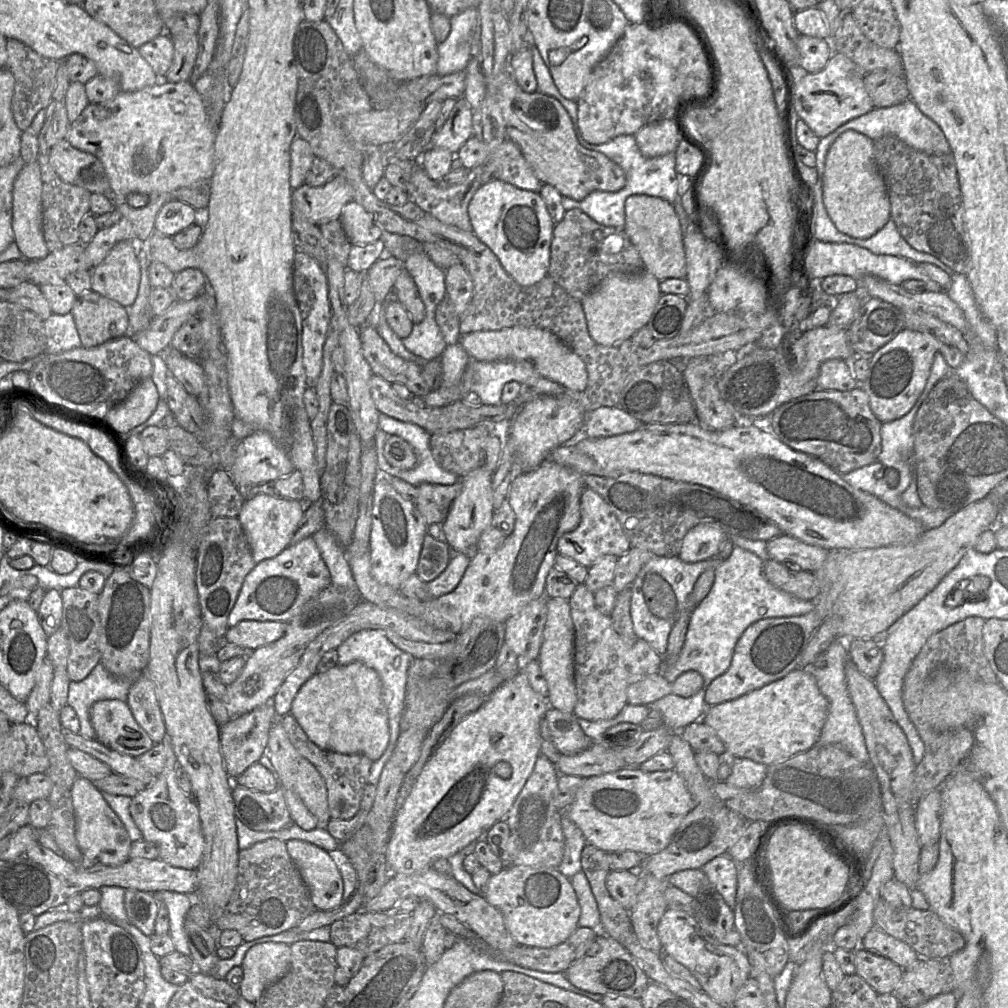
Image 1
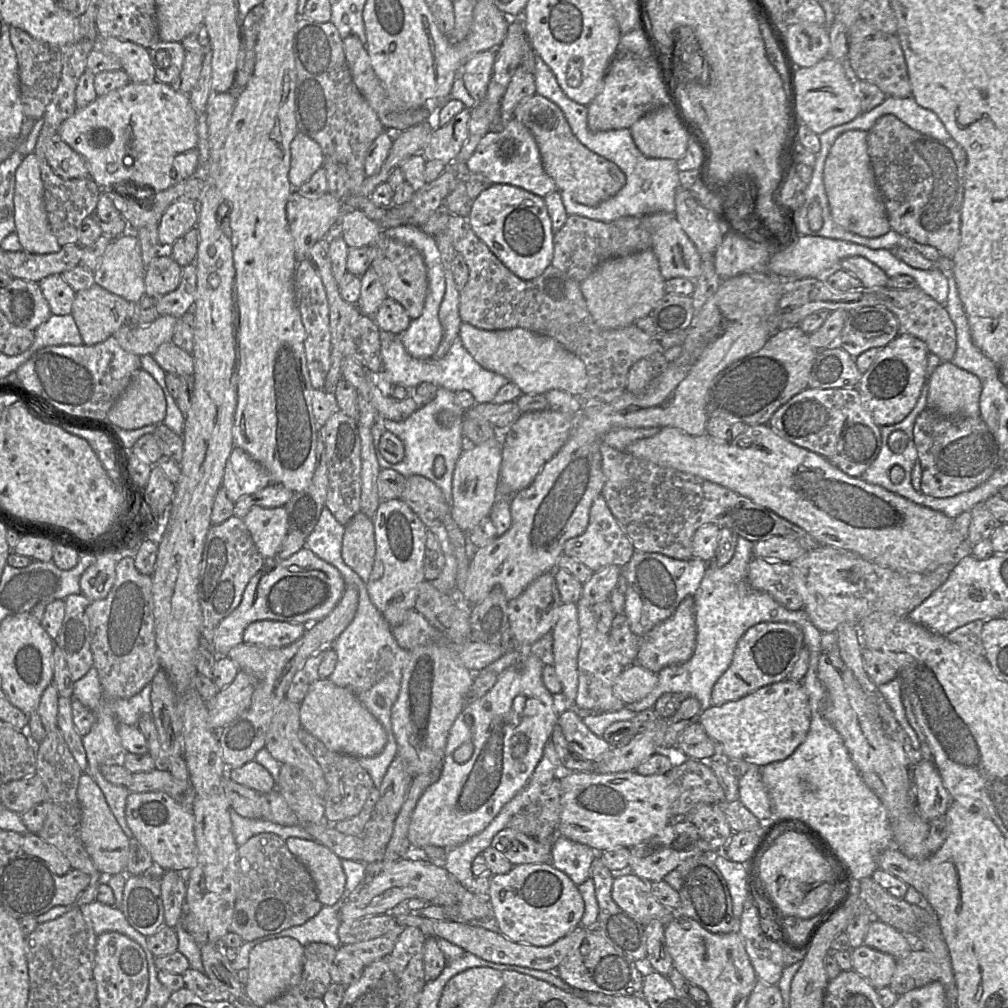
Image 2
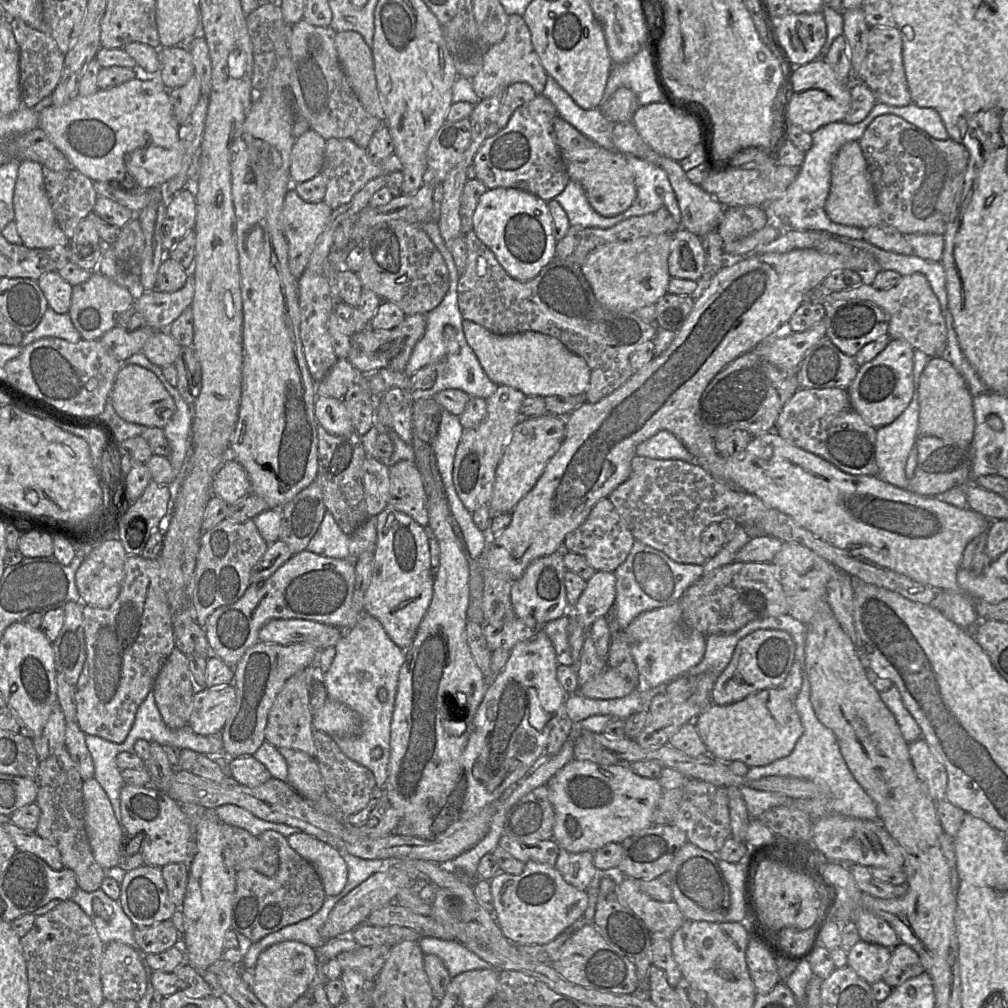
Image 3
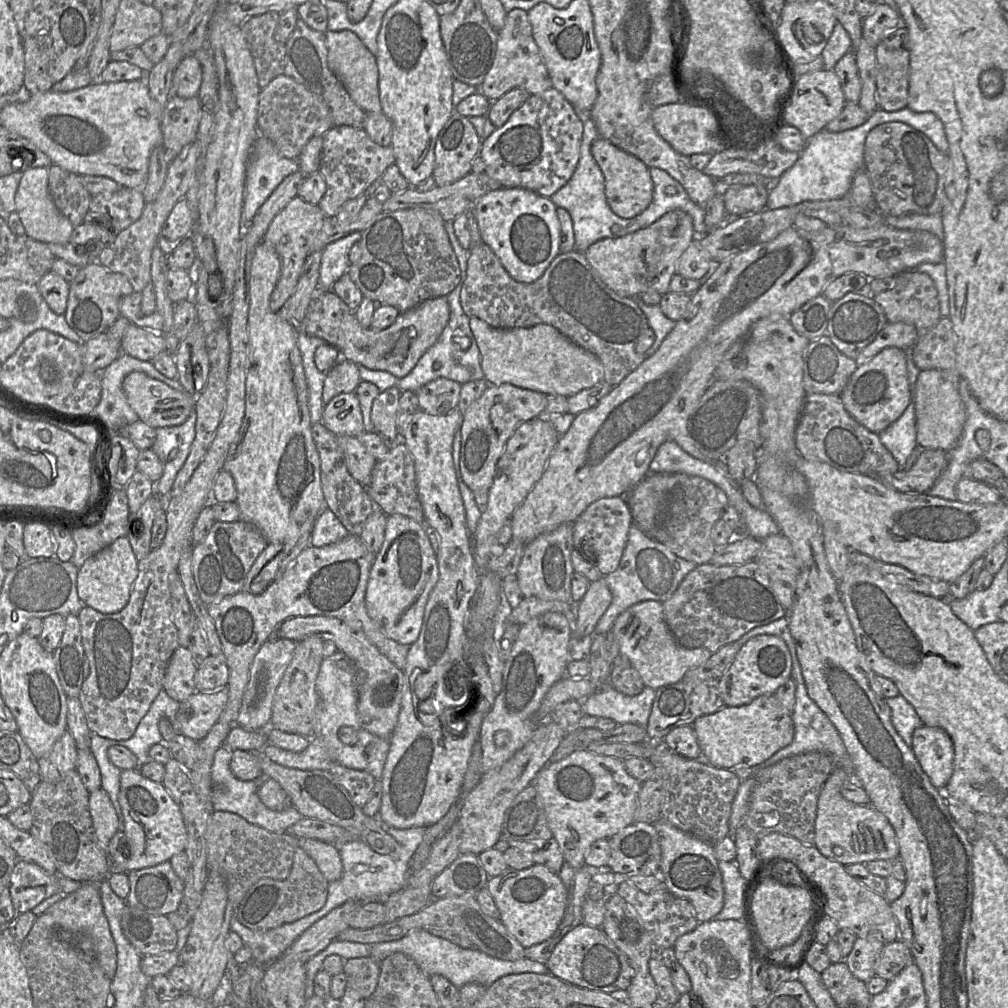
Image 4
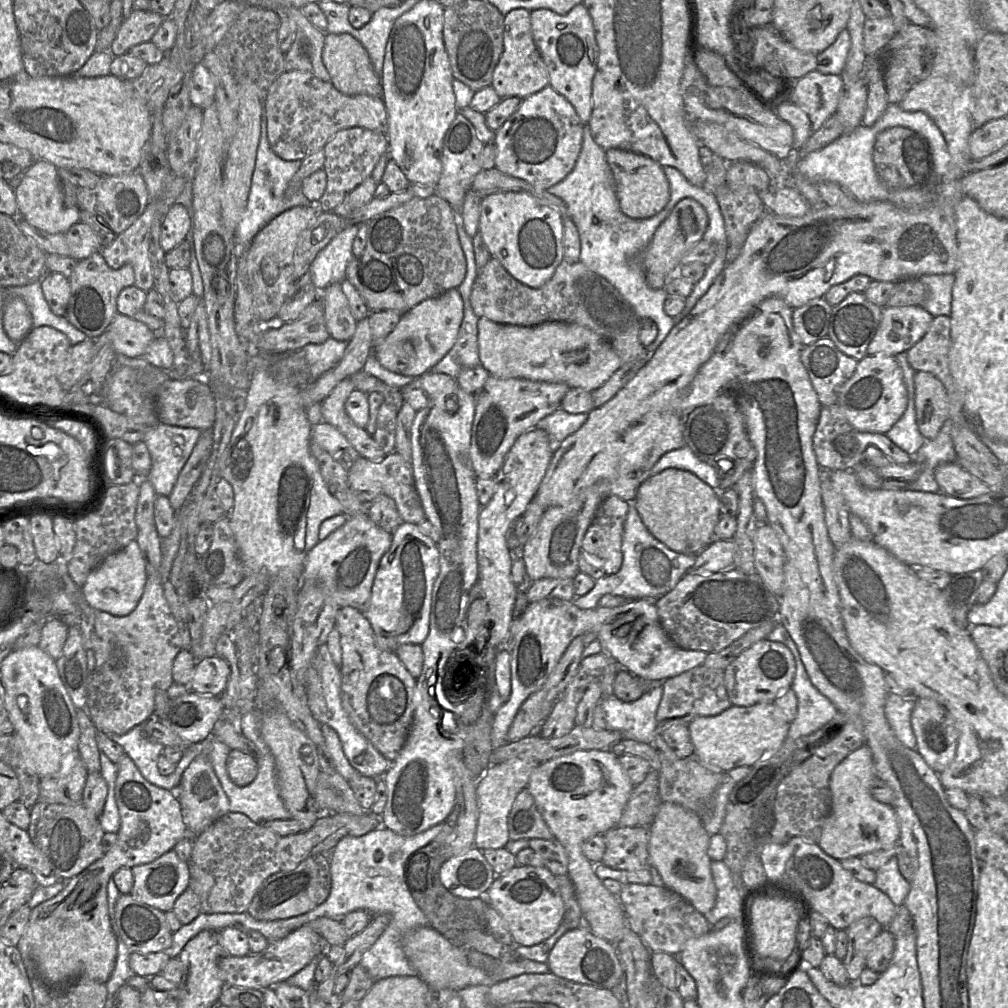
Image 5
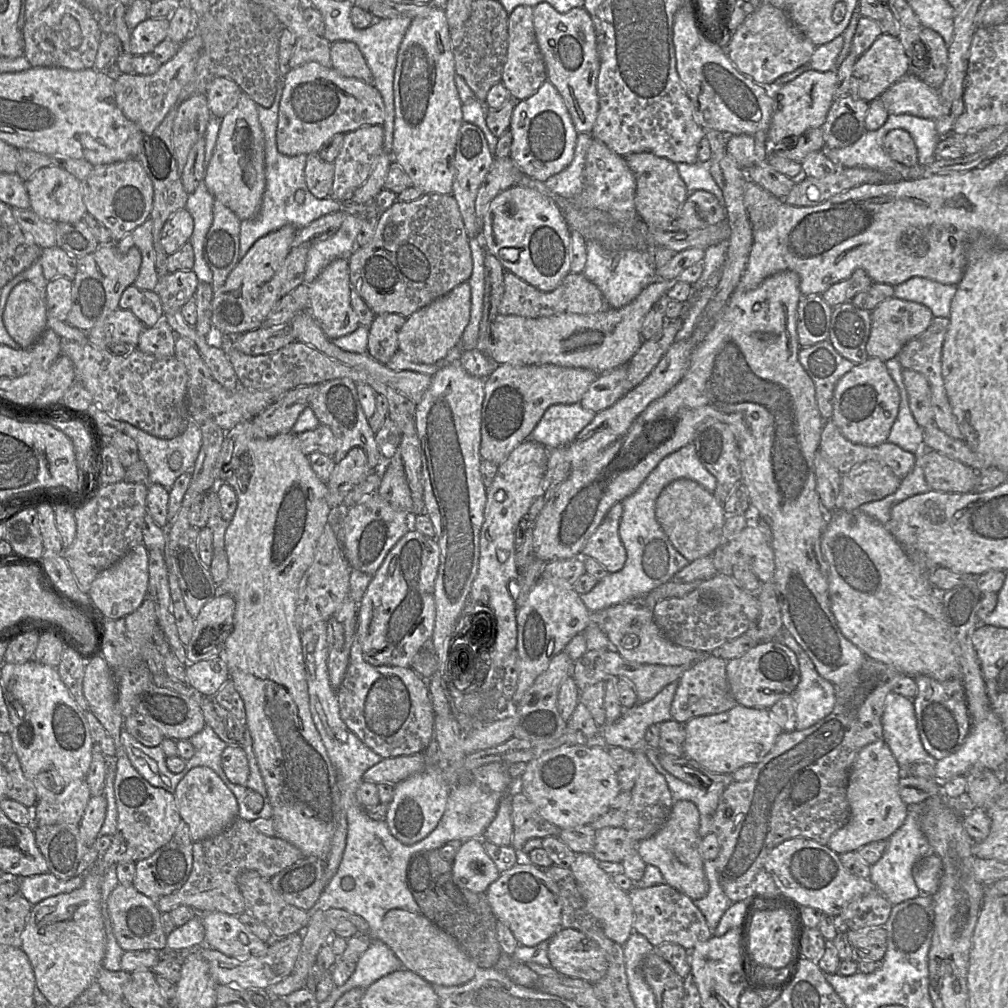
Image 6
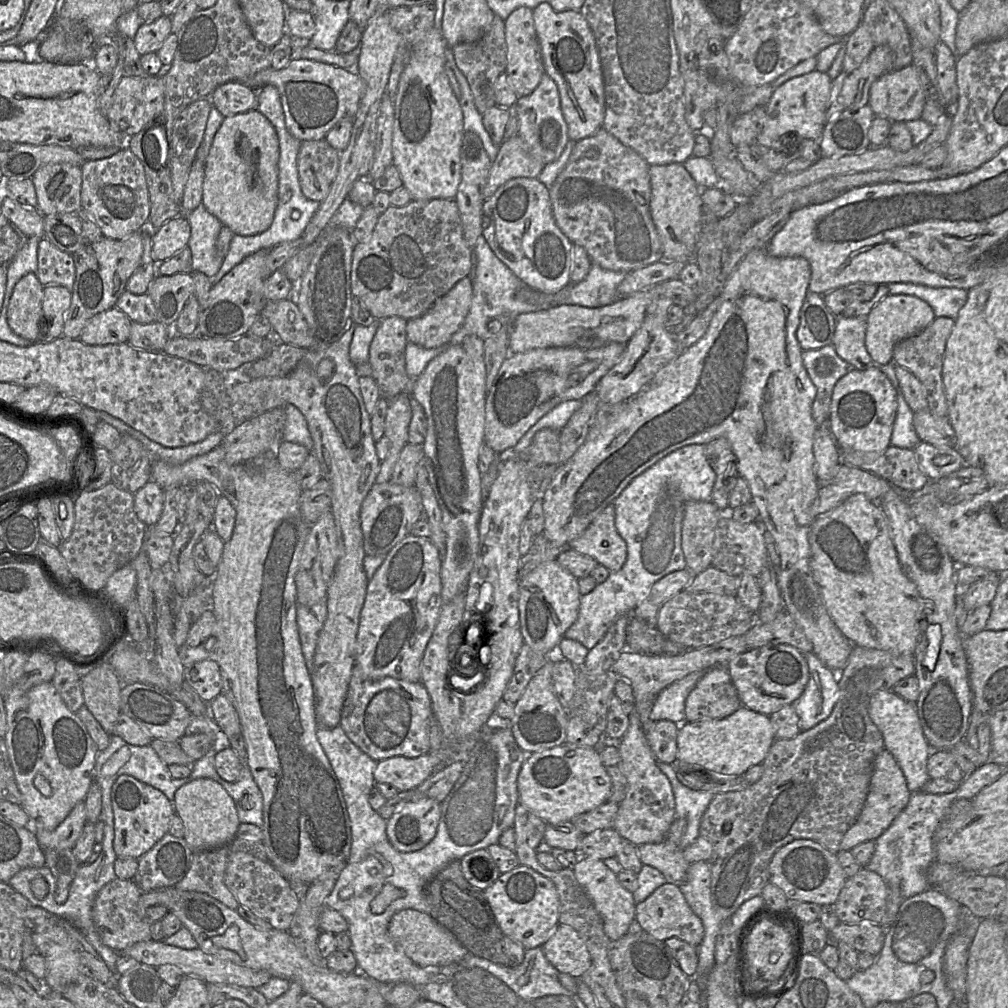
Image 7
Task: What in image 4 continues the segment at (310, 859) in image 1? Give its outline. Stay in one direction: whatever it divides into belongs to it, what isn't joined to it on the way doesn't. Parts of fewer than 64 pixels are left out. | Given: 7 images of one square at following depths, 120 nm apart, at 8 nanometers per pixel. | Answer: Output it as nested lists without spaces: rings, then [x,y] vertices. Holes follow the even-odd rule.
[[[299,839],[299,847],[314,860],[328,882],[333,882],[341,878],[343,865],[337,847],[317,839]]]

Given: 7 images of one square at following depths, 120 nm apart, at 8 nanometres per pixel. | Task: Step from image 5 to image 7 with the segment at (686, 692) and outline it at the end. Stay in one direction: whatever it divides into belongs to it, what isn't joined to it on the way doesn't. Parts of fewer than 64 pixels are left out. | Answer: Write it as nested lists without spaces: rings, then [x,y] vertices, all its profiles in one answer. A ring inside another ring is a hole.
[[[718,665],[706,670],[689,693],[685,702],[686,721],[725,718],[741,705],[726,666]]]

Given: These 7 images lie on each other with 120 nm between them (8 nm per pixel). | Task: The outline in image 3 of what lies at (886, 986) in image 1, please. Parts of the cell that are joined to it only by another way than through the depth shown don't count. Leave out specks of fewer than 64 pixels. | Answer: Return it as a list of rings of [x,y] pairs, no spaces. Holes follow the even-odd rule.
[[[859,940],[847,952],[848,966],[871,985],[883,980],[889,966],[891,950],[879,944]]]

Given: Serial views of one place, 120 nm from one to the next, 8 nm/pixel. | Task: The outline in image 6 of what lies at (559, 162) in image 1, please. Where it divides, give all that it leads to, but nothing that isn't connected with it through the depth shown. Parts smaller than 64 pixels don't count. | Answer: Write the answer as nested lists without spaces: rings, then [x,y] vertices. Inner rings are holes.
[[[634,153],[624,157],[636,180],[635,207],[639,218],[652,228],[664,228],[675,222],[689,196],[677,165],[652,153]]]

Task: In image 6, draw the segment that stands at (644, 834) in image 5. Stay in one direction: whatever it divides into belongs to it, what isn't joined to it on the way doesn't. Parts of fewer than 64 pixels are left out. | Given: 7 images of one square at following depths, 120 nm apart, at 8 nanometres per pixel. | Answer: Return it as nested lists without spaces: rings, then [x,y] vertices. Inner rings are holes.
[[[605,827],[596,830],[592,856],[597,861],[618,862],[637,850],[639,842],[634,841],[623,827]]]

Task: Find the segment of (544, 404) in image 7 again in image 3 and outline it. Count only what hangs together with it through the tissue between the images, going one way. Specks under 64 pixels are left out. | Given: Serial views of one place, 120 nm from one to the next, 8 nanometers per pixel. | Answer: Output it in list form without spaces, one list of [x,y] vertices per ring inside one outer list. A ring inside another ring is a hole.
[[[499,385],[496,391],[486,399],[486,419],[474,428],[464,428],[453,464],[453,483],[457,495],[471,513],[483,505],[489,505],[496,469],[507,441],[515,426],[522,419],[527,418],[521,415],[521,406],[526,397],[522,391],[514,387]]]

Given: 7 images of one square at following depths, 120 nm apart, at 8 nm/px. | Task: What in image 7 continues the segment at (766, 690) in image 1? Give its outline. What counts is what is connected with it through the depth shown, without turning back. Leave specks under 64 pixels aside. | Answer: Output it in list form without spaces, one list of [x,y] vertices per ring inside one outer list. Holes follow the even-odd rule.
[[[741,705],[725,718],[682,723],[678,730],[677,759],[719,774],[743,776],[750,767],[763,762],[775,739],[770,717]]]

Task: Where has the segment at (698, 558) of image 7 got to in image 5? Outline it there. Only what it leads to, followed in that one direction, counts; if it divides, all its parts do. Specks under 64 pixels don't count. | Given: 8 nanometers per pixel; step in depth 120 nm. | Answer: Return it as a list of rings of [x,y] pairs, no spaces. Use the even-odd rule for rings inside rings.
[[[667,468],[658,474],[649,476],[639,486],[632,503],[649,532],[676,552],[697,556],[716,539],[714,529],[721,517],[720,492],[689,471]]]

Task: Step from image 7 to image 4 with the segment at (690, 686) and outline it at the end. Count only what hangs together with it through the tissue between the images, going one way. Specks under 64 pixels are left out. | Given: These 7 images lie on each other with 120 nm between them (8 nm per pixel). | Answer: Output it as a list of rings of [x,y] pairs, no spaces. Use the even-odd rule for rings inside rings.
[[[611,685],[602,686],[582,701],[583,715],[607,717],[617,724],[633,723],[646,728],[656,690],[645,686],[642,692],[628,696]]]

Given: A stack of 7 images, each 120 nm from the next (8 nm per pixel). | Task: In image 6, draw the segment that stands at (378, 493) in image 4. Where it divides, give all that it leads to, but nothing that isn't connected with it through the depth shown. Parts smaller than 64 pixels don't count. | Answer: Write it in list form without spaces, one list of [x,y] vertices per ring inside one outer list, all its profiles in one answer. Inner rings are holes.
[[[360,447],[350,449],[346,457],[336,464],[327,481],[326,501],[333,510],[343,504],[345,496],[375,472],[368,463],[366,452]]]

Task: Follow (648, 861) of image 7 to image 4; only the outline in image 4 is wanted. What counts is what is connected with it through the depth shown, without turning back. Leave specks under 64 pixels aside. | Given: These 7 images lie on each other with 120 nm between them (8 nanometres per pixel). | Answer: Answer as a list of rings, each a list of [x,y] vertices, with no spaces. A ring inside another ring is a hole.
[[[663,818],[654,825],[660,836],[660,870],[664,874],[665,888],[691,903],[699,923],[714,919],[724,906],[724,887],[713,846]]]

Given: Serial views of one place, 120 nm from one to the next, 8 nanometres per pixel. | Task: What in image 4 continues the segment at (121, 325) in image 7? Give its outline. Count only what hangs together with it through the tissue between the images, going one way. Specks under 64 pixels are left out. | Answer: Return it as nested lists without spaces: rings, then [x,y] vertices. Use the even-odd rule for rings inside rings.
[[[130,324],[121,339],[121,352],[143,361],[151,361],[166,350],[163,334]]]

